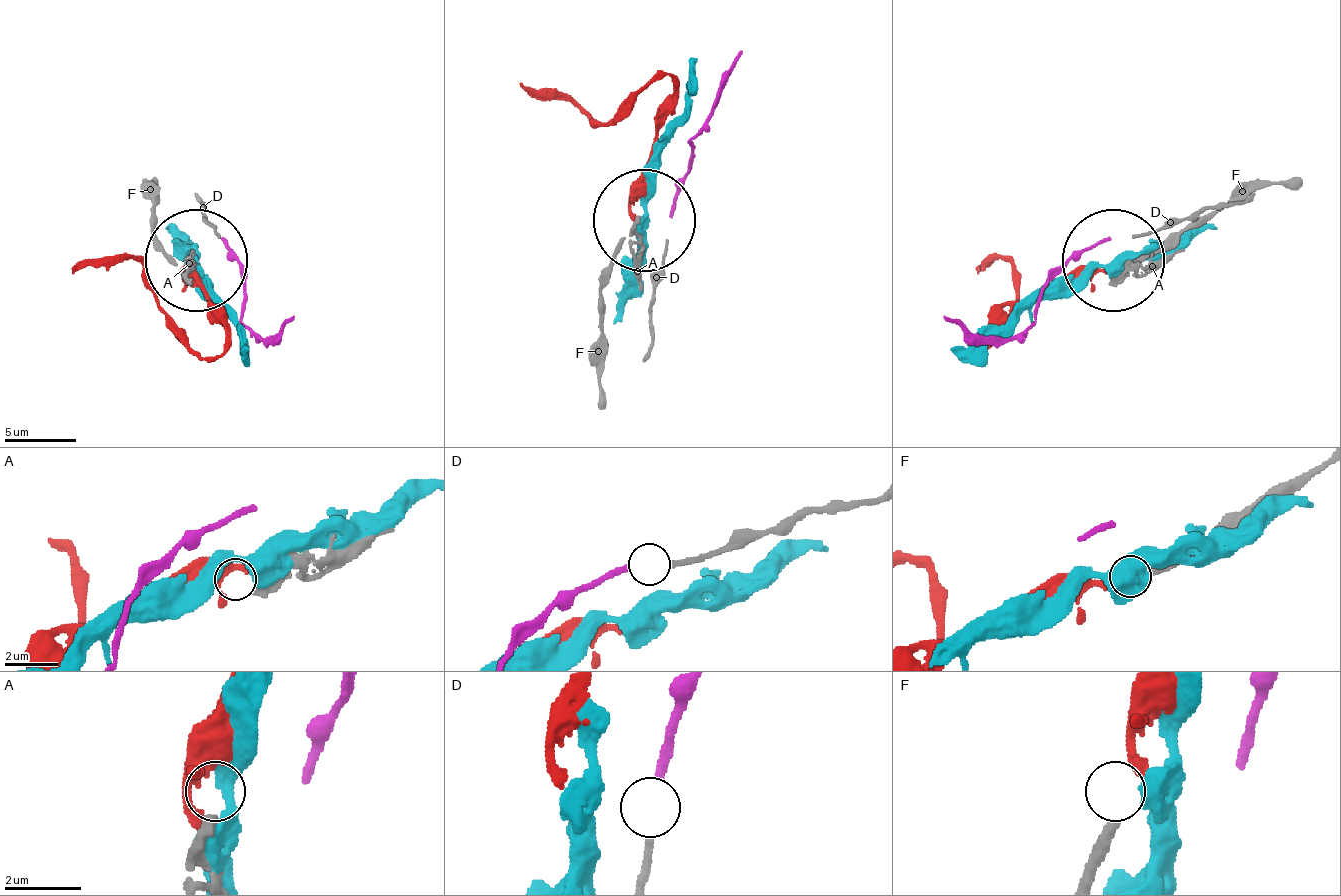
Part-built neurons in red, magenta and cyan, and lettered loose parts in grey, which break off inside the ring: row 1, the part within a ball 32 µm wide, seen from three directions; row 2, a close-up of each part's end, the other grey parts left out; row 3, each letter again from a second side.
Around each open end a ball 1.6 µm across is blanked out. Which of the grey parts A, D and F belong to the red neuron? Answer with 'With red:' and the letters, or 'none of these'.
With red: F

